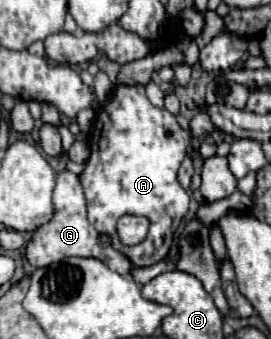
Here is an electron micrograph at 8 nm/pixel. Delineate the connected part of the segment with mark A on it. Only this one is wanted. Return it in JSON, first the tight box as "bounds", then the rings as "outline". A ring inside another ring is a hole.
{"bounds":[79,83,189,267],"outline":[[[119,83],[111,99],[99,109],[97,121],[89,133],[89,159],[79,181],[87,201],[87,219],[99,231],[111,237],[111,245],[127,255],[135,267],[155,265],[161,257],[165,231],[175,217],[185,217],[189,193],[177,181],[177,169],[187,153],[189,133],[177,119],[149,103],[145,85]],[[121,215],[145,215],[151,221],[149,235],[143,243],[125,247],[117,237],[117,219]]]}

